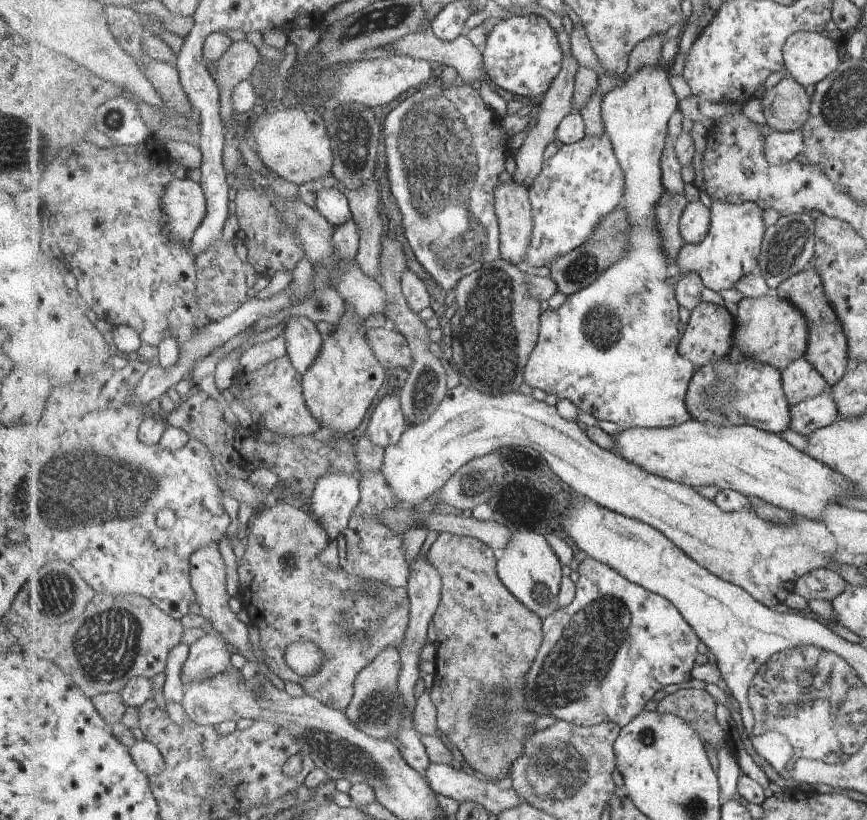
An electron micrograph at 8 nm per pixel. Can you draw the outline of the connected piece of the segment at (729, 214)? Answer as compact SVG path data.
M718 200L710 206L712 224L708 235L699 244L686 243L678 256L678 267L683 276L698 272L706 288L715 292L736 288L744 276L760 267L760 256L767 224L760 204L753 201L732 203Z

